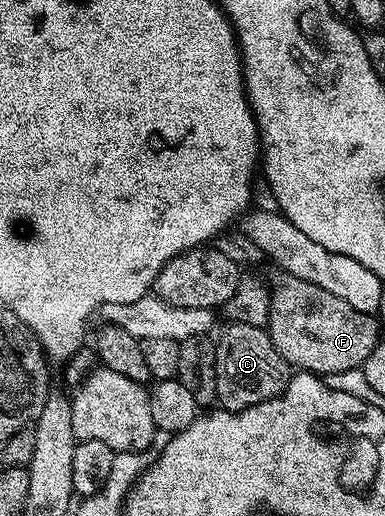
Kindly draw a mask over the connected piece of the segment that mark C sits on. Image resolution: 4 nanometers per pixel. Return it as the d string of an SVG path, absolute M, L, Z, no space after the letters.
M228 323L216 341L217 398L222 409L241 412L280 396L291 379L291 369L275 349L268 331L257 325Z

